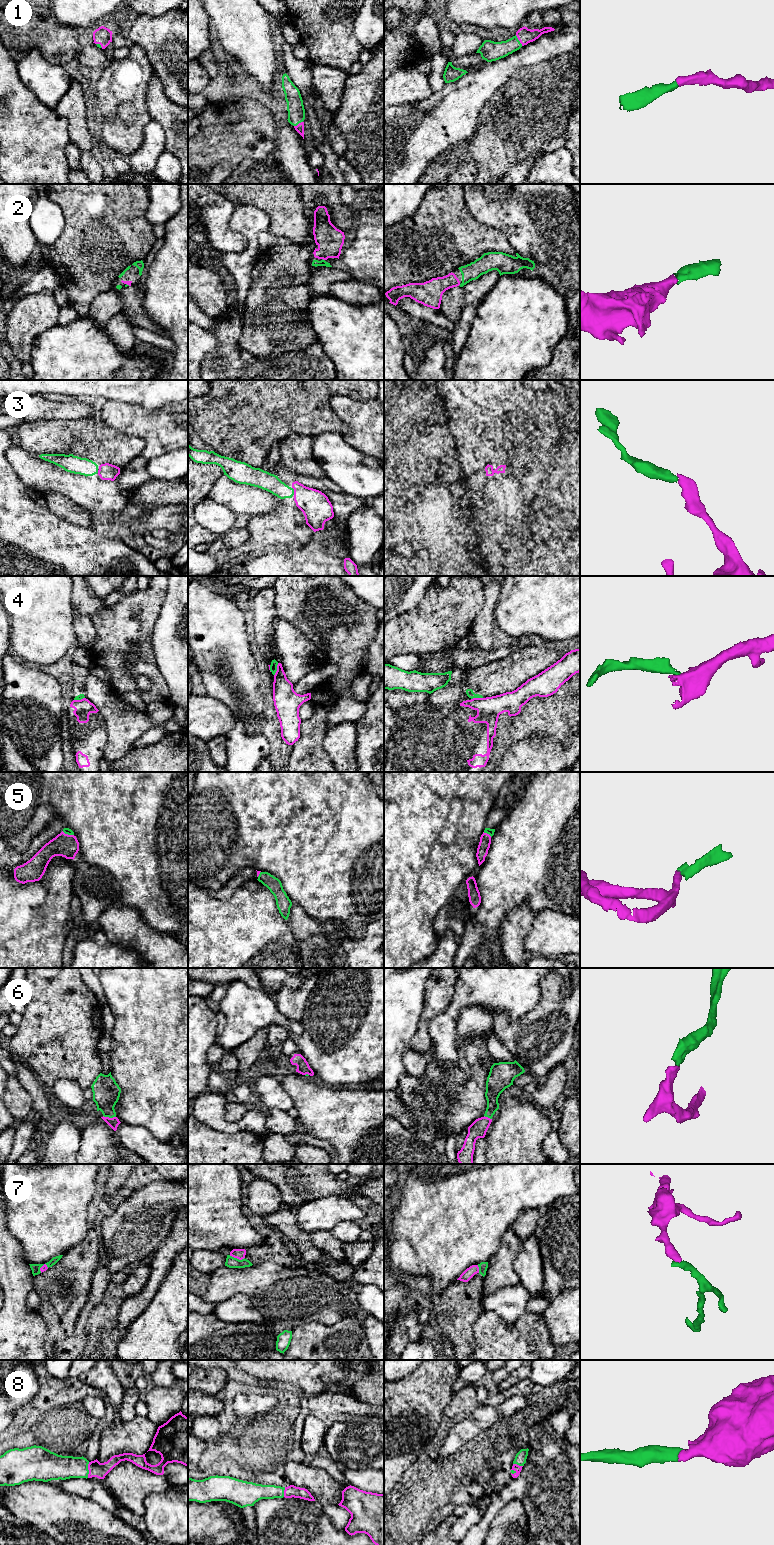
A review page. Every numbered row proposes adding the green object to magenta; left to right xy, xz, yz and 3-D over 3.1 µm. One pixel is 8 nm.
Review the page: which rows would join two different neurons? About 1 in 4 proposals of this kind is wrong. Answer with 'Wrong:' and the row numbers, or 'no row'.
Wrong: 4

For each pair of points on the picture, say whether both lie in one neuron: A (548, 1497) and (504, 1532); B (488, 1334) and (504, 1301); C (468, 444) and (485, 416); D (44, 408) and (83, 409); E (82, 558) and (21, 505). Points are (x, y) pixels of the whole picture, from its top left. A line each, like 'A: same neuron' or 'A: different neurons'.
A: different neurons
B: different neurons
C: same neuron
D: same neuron
E: same neuron

